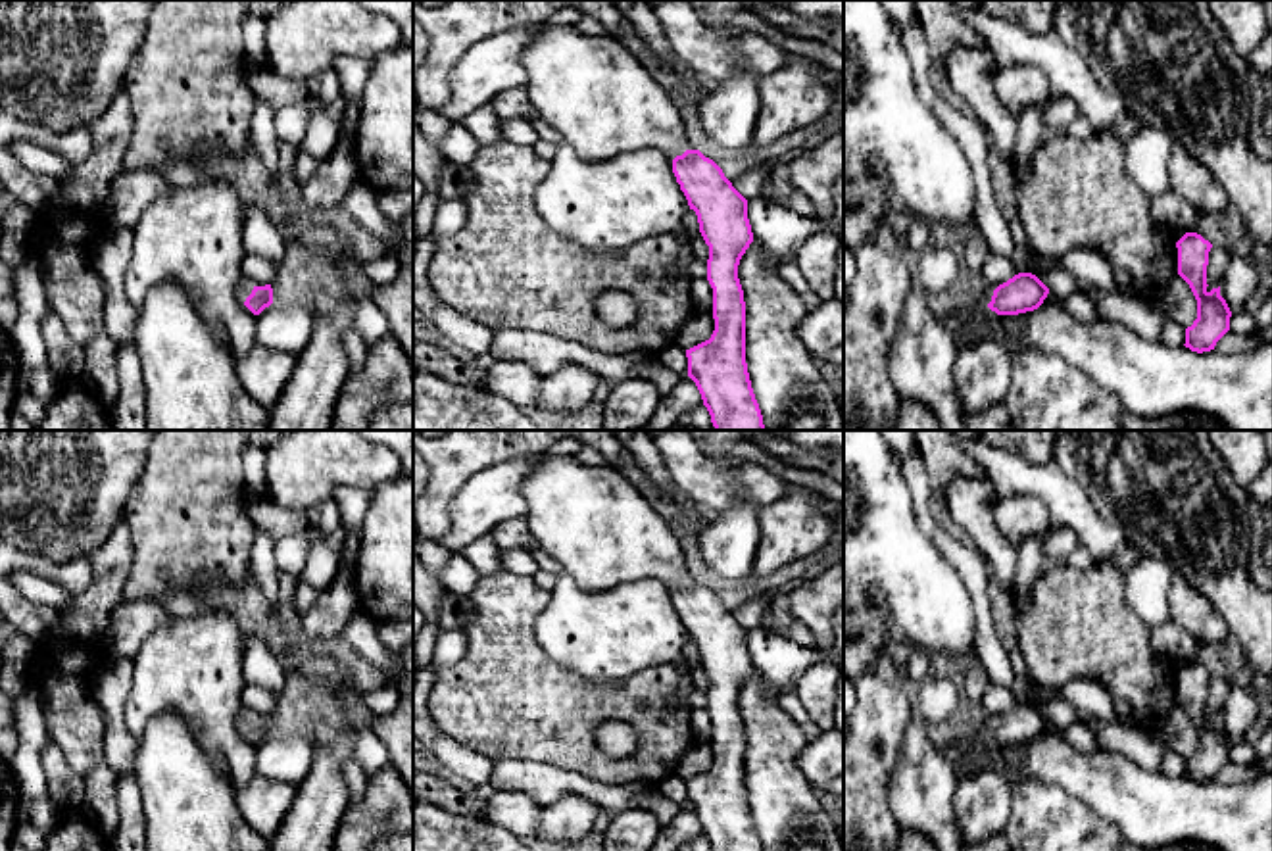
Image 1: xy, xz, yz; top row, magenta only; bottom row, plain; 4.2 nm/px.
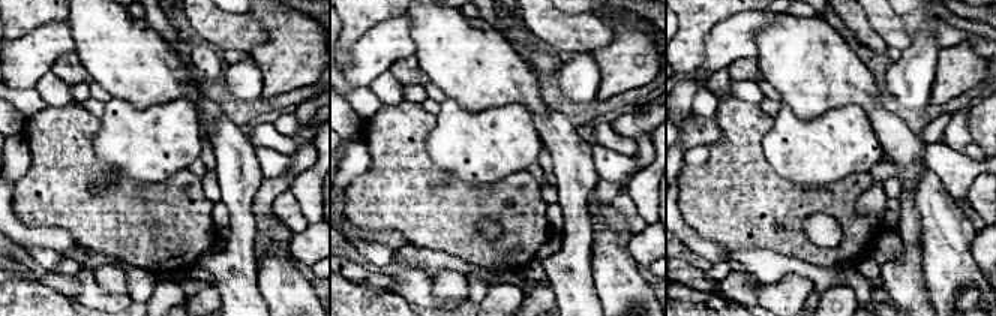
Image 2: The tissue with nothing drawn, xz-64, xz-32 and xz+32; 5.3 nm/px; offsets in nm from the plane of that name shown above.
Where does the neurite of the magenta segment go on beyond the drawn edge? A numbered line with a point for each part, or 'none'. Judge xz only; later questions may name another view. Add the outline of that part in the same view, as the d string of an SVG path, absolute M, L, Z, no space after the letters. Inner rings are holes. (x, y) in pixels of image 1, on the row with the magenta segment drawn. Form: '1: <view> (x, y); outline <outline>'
1: xz (592, 91); outline M546 21L525 27L530 33L521 56L526 94L538 117L546 119L582 159L603 161L646 146L655 146L674 159L688 150L678 108L617 38L586 36L573 25Z

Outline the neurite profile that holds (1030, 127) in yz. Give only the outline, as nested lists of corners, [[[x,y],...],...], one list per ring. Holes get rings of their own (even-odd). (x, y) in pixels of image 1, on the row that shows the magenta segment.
[[[1045,104],[1032,106],[1018,117],[1015,140],[1015,159],[1018,161],[1018,169],[1024,169],[1032,161],[1032,156],[1041,142],[1045,133],[1043,108]]]

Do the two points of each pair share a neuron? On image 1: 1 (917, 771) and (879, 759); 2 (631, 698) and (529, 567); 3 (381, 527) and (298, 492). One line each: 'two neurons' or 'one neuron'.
1: two neurons
2: two neurons
3: two neurons

